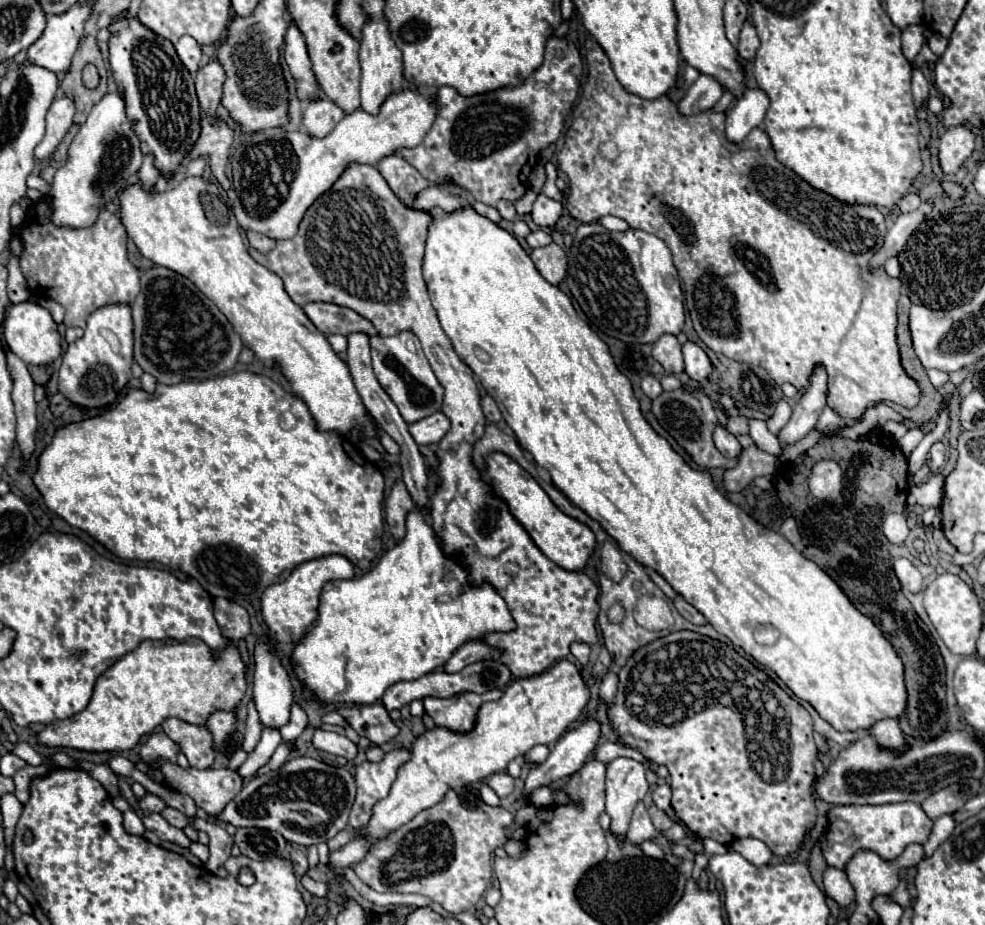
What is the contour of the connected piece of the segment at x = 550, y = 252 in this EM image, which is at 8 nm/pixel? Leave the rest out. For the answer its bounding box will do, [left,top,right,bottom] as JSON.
[530,243,568,285]

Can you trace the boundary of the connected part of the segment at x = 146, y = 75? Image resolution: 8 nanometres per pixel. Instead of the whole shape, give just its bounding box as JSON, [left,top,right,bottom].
[110,17,200,173]

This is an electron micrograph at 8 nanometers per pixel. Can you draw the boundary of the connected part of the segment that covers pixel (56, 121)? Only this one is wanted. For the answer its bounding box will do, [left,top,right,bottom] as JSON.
[36,95,76,159]

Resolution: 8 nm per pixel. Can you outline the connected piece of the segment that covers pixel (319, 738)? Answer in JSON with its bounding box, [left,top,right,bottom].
[312,729,358,761]

